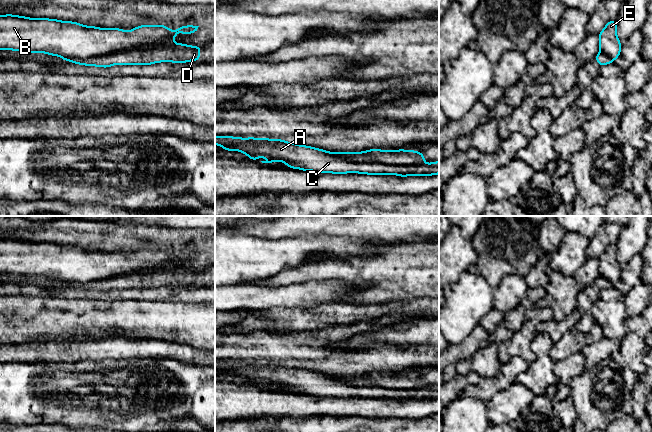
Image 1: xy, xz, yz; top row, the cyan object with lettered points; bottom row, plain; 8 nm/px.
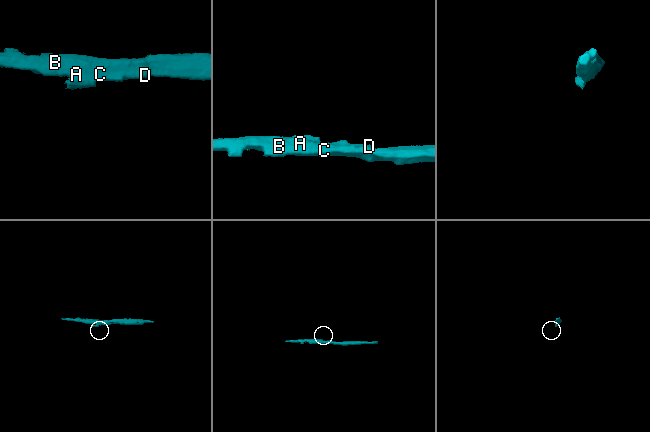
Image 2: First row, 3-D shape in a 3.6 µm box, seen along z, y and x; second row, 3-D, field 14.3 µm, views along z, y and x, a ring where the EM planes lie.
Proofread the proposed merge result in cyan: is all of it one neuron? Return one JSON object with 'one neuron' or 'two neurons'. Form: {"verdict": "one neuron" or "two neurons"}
{"verdict": "two neurons"}

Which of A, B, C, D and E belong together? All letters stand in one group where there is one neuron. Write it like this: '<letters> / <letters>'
A B C E / D

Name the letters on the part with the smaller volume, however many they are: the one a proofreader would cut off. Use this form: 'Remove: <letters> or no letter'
Remove: D

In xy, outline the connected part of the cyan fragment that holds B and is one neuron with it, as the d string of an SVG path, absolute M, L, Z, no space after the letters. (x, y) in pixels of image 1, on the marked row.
M6 14L6 15L0 15L0 50L12 50L12 51L19 51L19 52L24 52L24 53L45 53L48 55L61 57L64 61L72 61L76 59L87 59L93 56L102 56L102 55L118 53L118 52L122 52L125 50L137 48L137 47L156 47L156 46L161 46L161 45L167 45L167 44L173 43L174 38L177 36L179 32L181 34L193 34L197 31L198 27L199 26L195 26L191 24L187 26L178 27L176 30L170 30L166 25L140 25L129 31L125 31L120 28L99 28L96 26L86 26L86 25L83 25L77 22L72 22L72 21L62 21L62 20L49 19L49 18L30 18L30 17L25 17L25 16Z

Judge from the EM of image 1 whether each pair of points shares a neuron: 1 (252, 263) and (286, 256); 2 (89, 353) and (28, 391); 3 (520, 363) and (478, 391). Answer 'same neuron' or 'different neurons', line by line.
1: same neuron
2: different neurons
3: same neuron

